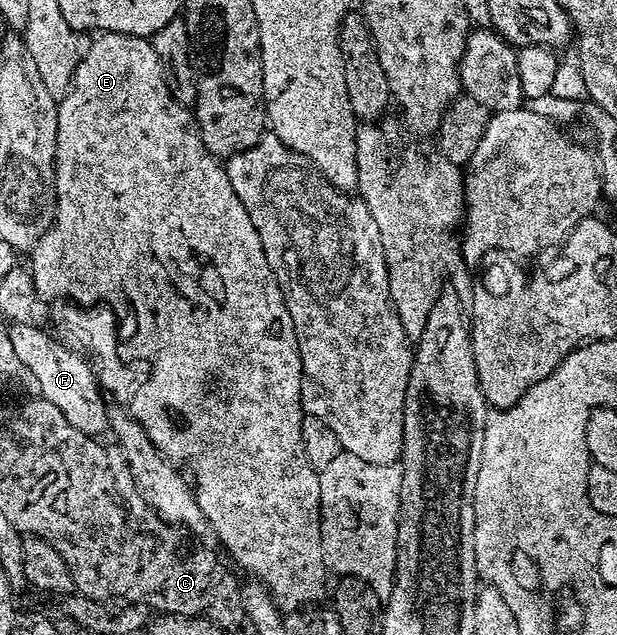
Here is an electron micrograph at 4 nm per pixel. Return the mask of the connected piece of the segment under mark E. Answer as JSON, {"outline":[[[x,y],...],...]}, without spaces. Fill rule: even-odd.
{"outline":[[[105,32],[99,33],[95,38],[98,39],[95,42],[91,41],[87,45],[86,54],[80,60],[80,64],[76,68],[74,75],[71,76],[68,92],[58,102],[58,131],[56,132],[56,156],[54,157],[54,222],[51,223],[46,235],[34,245],[34,249],[29,251],[28,254],[28,258],[30,258],[28,269],[34,281],[35,292],[45,291],[46,296],[49,293],[54,299],[69,300],[71,303],[82,307],[92,306],[95,303],[105,303],[114,310],[123,339],[133,339],[134,333],[137,330],[137,324],[139,322],[150,322],[150,318],[154,318],[154,342],[158,342],[158,346],[154,346],[154,350],[158,350],[158,354],[154,354],[154,364],[148,368],[150,379],[142,387],[139,385],[135,389],[134,398],[128,403],[130,417],[136,419],[146,429],[148,440],[161,452],[162,457],[167,458],[175,464],[181,464],[183,467],[186,465],[190,469],[188,478],[192,483],[194,499],[200,504],[200,512],[204,512],[207,527],[212,531],[212,534],[214,530],[215,536],[222,541],[223,548],[234,557],[235,563],[233,562],[233,565],[235,567],[243,566],[250,573],[250,576],[253,576],[261,585],[265,586],[270,591],[270,598],[277,604],[279,610],[283,612],[301,611],[303,608],[309,607],[306,606],[309,602],[314,602],[321,596],[322,589],[326,586],[328,571],[325,562],[322,560],[322,513],[320,512],[319,471],[314,470],[312,464],[308,464],[308,456],[304,456],[304,440],[302,439],[302,419],[304,415],[302,412],[302,397],[300,396],[302,361],[300,360],[292,316],[288,316],[286,301],[282,299],[282,289],[272,272],[272,268],[268,264],[266,253],[260,244],[260,236],[252,224],[252,216],[248,216],[244,204],[240,204],[240,196],[236,196],[236,192],[228,180],[225,165],[219,159],[215,158],[214,155],[210,154],[208,148],[204,148],[204,140],[197,132],[193,113],[187,107],[180,105],[168,92],[168,84],[164,80],[164,72],[160,68],[160,60],[156,60],[153,41],[150,38],[137,38],[131,34],[108,34]]]}

